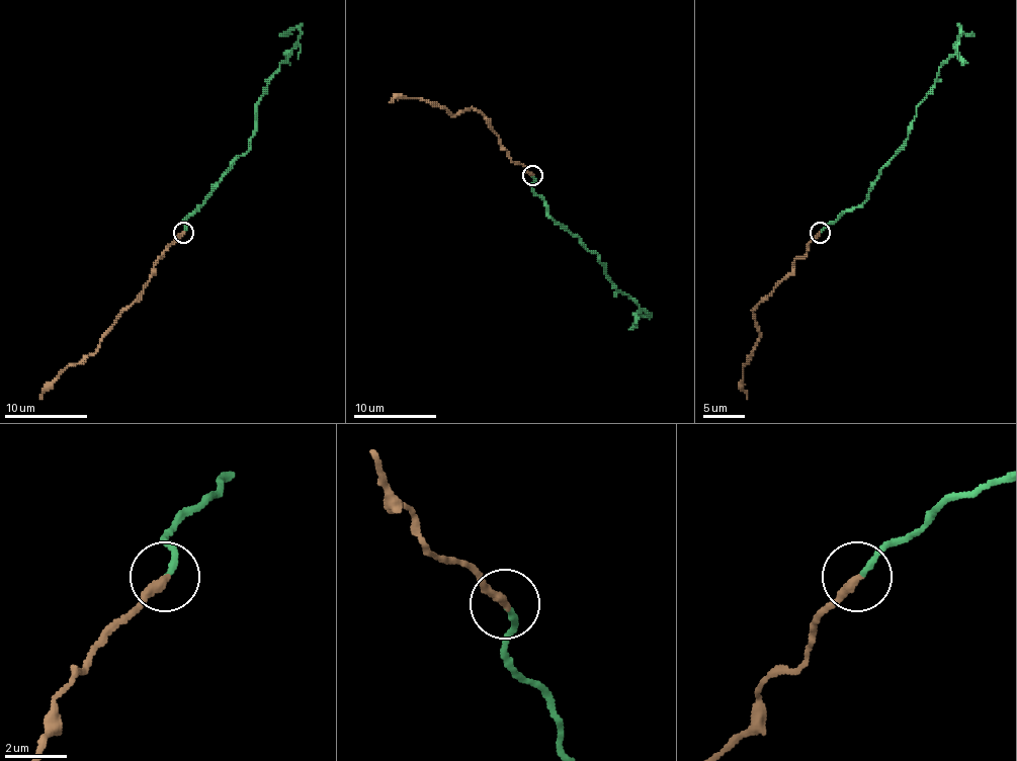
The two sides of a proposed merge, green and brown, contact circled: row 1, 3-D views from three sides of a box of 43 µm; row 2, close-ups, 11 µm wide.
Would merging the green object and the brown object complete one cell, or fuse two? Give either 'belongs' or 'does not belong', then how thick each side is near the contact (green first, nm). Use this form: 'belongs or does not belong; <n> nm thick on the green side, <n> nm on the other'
does not belong; 180 nm thick on the green side, 300 nm on the other

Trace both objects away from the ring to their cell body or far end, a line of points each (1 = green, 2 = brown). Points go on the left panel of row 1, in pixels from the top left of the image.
1: (182, 232), (182, 224), (248, 149), (255, 104), (279, 65), (291, 53), (300, 31), (291, 27), (279, 35)
2: (182, 232), (156, 260), (143, 291), (122, 312), (98, 349), (69, 365), (40, 399)

